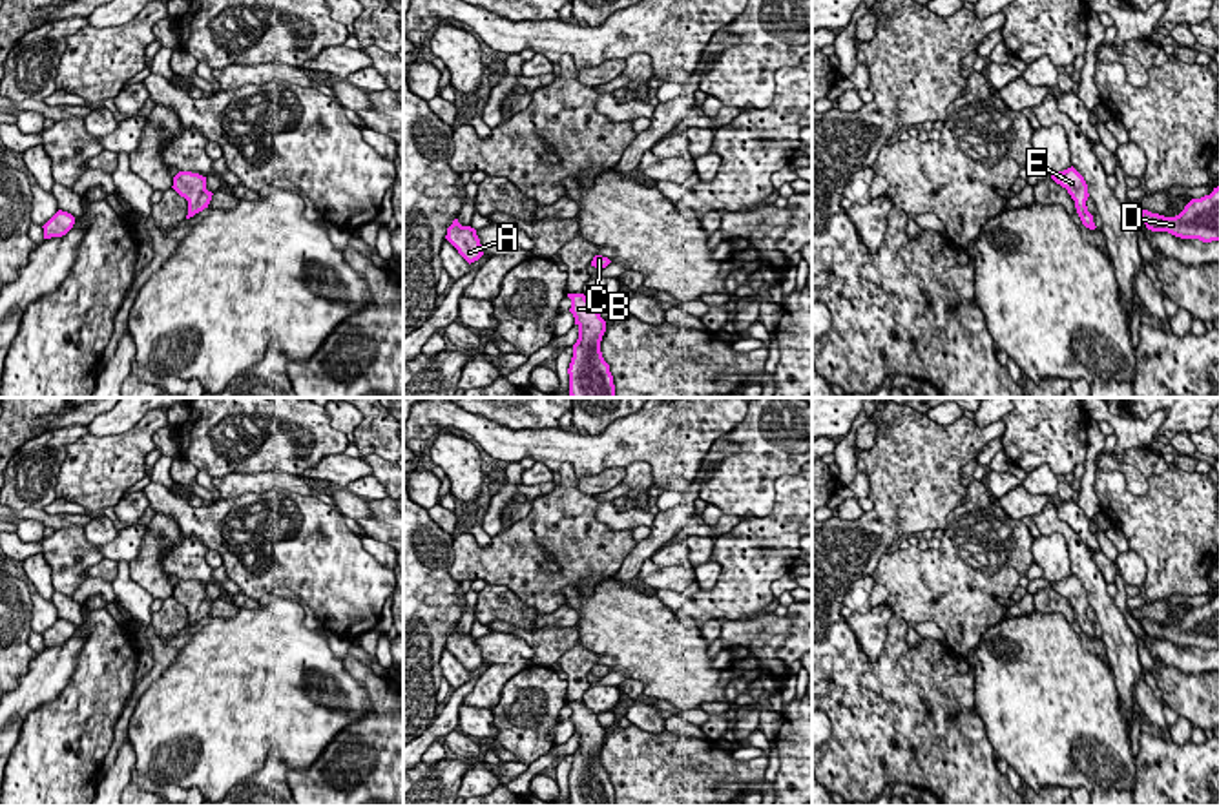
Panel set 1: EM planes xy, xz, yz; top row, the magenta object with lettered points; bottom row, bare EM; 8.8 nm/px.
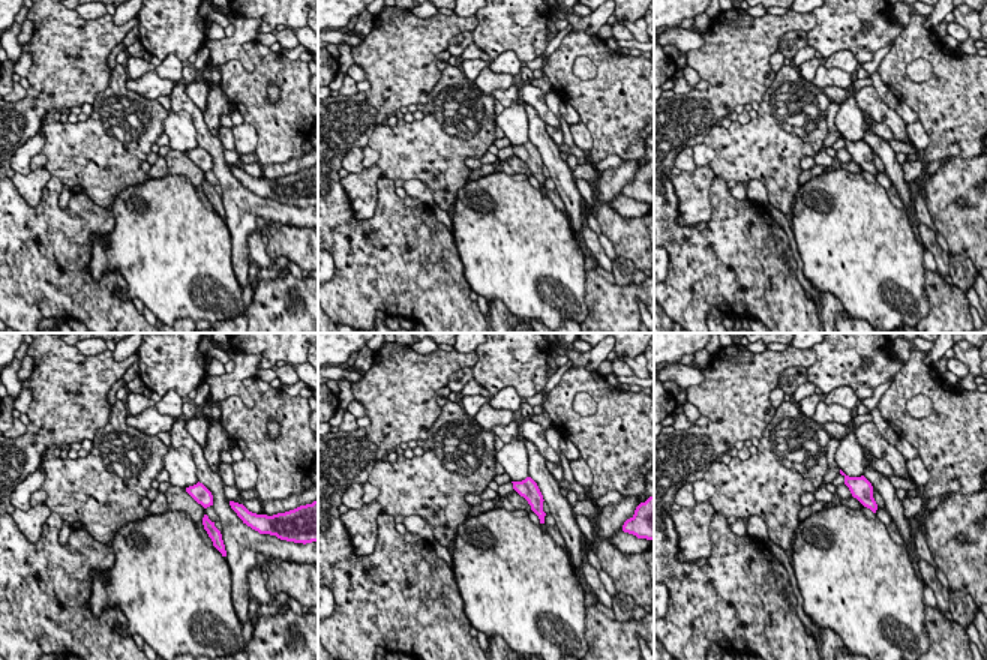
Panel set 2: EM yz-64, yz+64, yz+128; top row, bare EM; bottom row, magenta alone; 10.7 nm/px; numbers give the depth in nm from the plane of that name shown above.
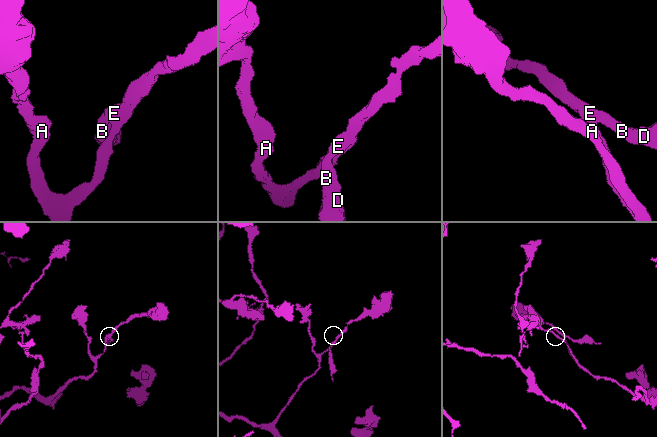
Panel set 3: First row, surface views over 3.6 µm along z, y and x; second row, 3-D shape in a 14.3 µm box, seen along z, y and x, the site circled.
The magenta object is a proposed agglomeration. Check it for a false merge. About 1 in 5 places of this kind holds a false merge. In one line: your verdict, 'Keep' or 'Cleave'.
Keep

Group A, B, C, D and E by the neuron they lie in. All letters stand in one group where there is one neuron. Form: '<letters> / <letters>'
A B C D E

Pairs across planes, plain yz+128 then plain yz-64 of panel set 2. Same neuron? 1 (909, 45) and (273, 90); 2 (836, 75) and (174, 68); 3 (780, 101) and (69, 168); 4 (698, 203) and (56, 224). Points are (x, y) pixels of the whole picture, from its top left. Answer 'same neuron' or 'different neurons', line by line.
1: different neurons
2: different neurons
3: same neuron
4: different neurons

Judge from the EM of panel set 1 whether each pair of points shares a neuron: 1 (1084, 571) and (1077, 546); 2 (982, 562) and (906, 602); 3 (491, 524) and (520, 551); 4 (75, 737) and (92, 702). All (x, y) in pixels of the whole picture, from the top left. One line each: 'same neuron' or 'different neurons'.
1: same neuron
2: same neuron
3: different neurons
4: same neuron

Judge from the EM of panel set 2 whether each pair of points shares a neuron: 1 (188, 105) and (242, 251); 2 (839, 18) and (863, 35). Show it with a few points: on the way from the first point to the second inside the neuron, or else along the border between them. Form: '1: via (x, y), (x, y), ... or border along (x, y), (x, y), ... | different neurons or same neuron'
1: via (209, 141), (239, 203), (239, 215) | same neuron
2: via (845, 21), (849, 21), (857, 29) | same neuron

